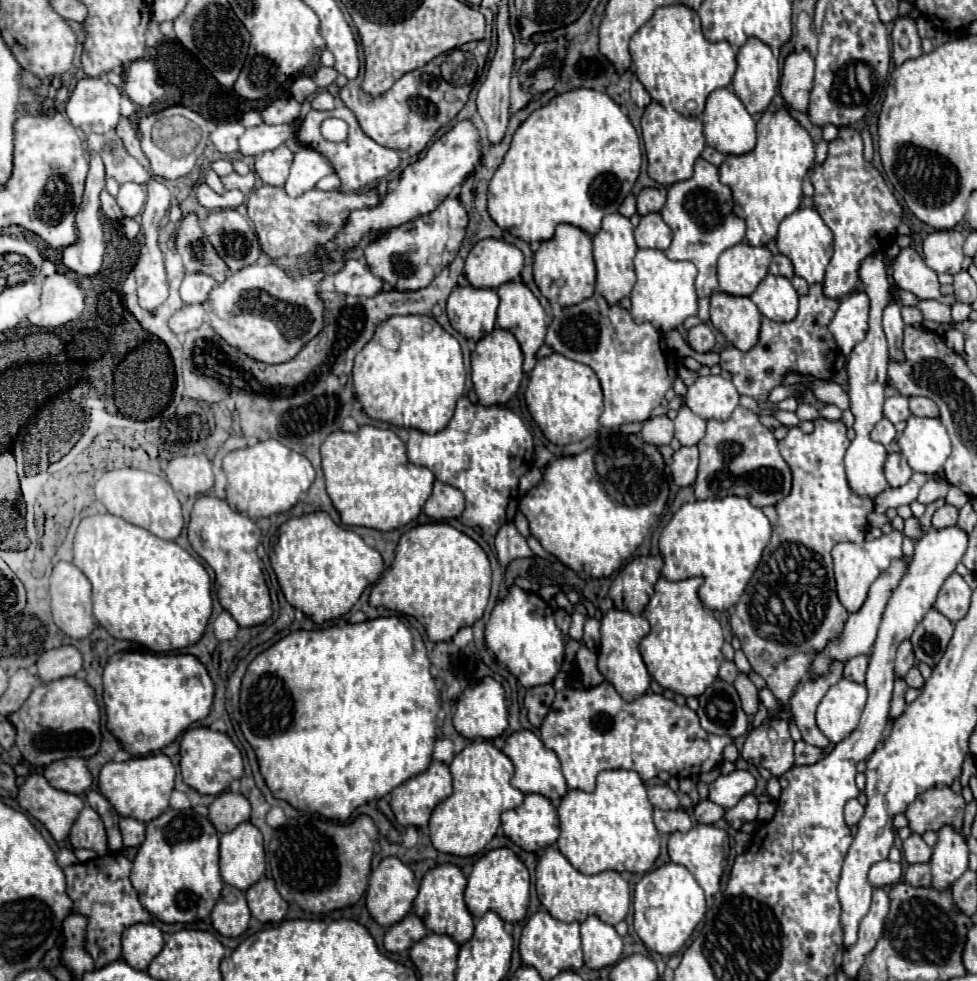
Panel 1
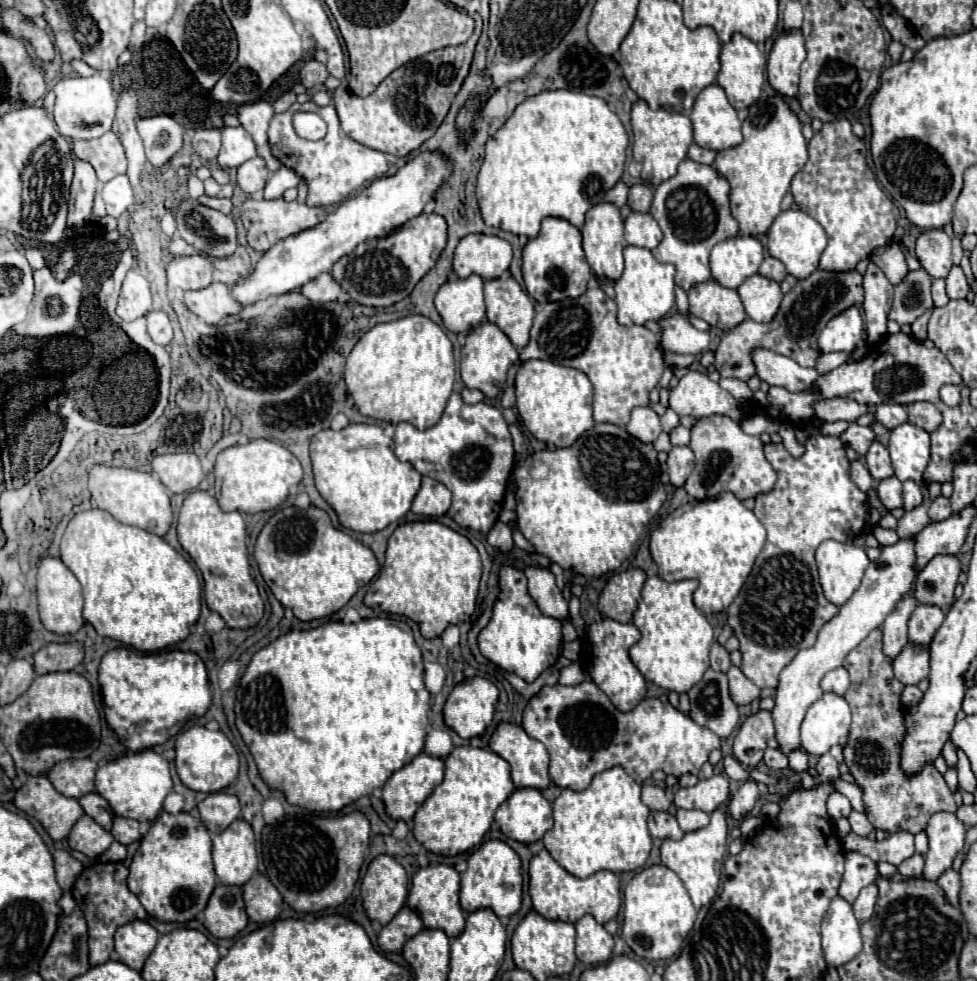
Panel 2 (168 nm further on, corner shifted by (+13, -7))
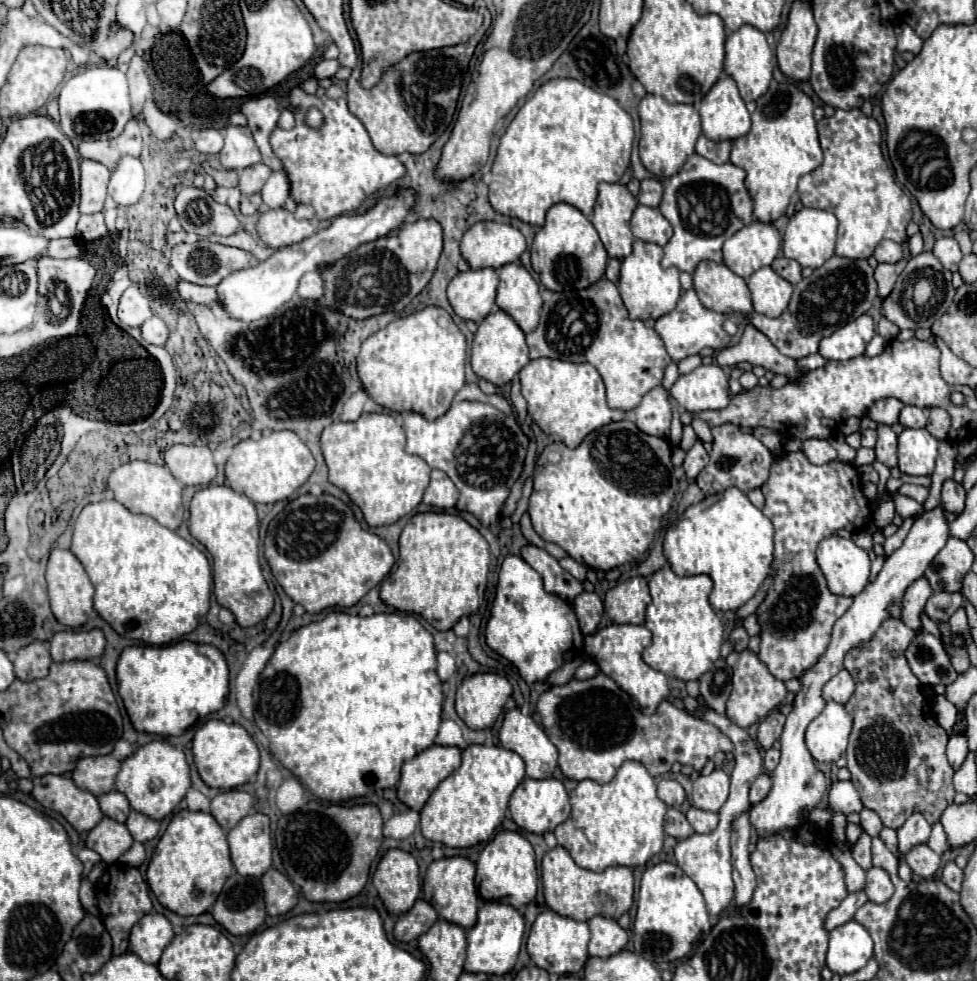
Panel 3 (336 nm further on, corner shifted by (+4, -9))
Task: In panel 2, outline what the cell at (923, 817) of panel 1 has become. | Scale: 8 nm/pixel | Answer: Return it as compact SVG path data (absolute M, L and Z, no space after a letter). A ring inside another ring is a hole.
M872 630L846 656L842 666L850 674L850 688L844 698L852 710L852 728L844 746L844 764L850 768L854 782L862 790L866 816L874 828L888 834L900 830L916 834L926 828L932 814L940 810L956 812L954 796L934 764L926 764L918 776L906 776L900 768L898 744L902 744L902 736L906 736L906 708L900 702L904 684L894 678L892 660L882 652L882 630Z

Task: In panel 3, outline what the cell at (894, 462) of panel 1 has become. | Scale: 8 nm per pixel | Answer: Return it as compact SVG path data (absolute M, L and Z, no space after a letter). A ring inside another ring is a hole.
M879 424L877 432L879 432L877 446L875 446L877 460L887 468L895 468L897 466L897 434L885 424Z

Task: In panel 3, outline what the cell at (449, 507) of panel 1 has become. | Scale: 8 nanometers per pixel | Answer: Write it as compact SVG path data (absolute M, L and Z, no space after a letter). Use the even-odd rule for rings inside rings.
M431 470L431 484L425 490L423 502L447 510L447 508L455 508L457 500L459 500L459 490L447 478L447 474L443 474L441 470Z

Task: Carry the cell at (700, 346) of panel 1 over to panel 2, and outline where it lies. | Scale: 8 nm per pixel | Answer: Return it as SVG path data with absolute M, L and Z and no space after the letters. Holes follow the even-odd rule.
M674 312L670 316L664 316L660 320L660 344L666 352L672 354L702 354L708 350L710 344L710 332L702 332L696 330L690 320L688 314L682 312Z

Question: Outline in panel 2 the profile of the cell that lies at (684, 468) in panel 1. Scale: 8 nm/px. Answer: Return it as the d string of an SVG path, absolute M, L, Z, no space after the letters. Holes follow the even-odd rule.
M674 446L668 454L668 476L670 482L678 488L684 486L686 478L694 470L694 452L688 446Z

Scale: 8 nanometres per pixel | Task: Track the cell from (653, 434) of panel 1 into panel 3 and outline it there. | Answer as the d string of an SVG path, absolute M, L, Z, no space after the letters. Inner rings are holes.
M657 386L655 390L647 392L643 396L643 402L633 410L633 422L643 430L645 434L669 438L669 426L671 426L671 406L667 400L667 392Z

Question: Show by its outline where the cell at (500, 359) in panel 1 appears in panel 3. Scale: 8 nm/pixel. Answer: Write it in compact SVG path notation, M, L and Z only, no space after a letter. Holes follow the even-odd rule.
M497 310L497 312L491 312L481 324L479 324L479 330L475 334L475 340L473 340L473 346L471 346L471 366L473 366L473 372L495 384L495 386L505 386L513 380L513 376L529 362L529 348L525 344L525 334L523 330L503 312L503 310Z

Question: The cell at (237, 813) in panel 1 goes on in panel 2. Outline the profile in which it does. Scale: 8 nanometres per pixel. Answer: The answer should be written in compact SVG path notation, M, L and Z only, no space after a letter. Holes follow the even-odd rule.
M214 792L208 794L200 804L200 820L212 834L220 834L226 830L236 818L240 818L240 802L234 794Z

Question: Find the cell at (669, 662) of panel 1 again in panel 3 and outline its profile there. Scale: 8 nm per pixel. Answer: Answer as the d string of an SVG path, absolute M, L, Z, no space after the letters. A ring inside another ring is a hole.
M669 566L657 570L649 580L653 602L647 606L645 626L653 634L653 642L643 650L643 660L671 678L699 680L719 658L723 644L723 624L709 604L709 592L713 588L711 578L701 576L677 576Z

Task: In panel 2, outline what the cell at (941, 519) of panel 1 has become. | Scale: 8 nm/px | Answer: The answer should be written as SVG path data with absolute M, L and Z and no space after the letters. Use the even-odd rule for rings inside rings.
M940 494L936 500L932 500L932 504L930 504L930 508L928 508L928 516L930 516L932 522L942 522L942 520L946 520L950 514L952 514L952 508L950 508L950 500L948 500L948 498L944 498L944 496Z

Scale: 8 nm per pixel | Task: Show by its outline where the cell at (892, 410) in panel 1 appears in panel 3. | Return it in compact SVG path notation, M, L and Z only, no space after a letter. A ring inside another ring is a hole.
M903 406L899 414L899 422L905 428L925 428L927 424L927 410L921 410L917 406Z

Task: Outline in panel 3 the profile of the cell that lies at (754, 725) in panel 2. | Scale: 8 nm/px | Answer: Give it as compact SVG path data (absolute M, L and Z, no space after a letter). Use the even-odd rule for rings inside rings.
M777 710L769 712L769 716L763 722L759 722L759 726L757 726L757 744L763 750L769 750L773 746L773 742L781 736L783 724L785 724L785 716L781 712L777 712Z

